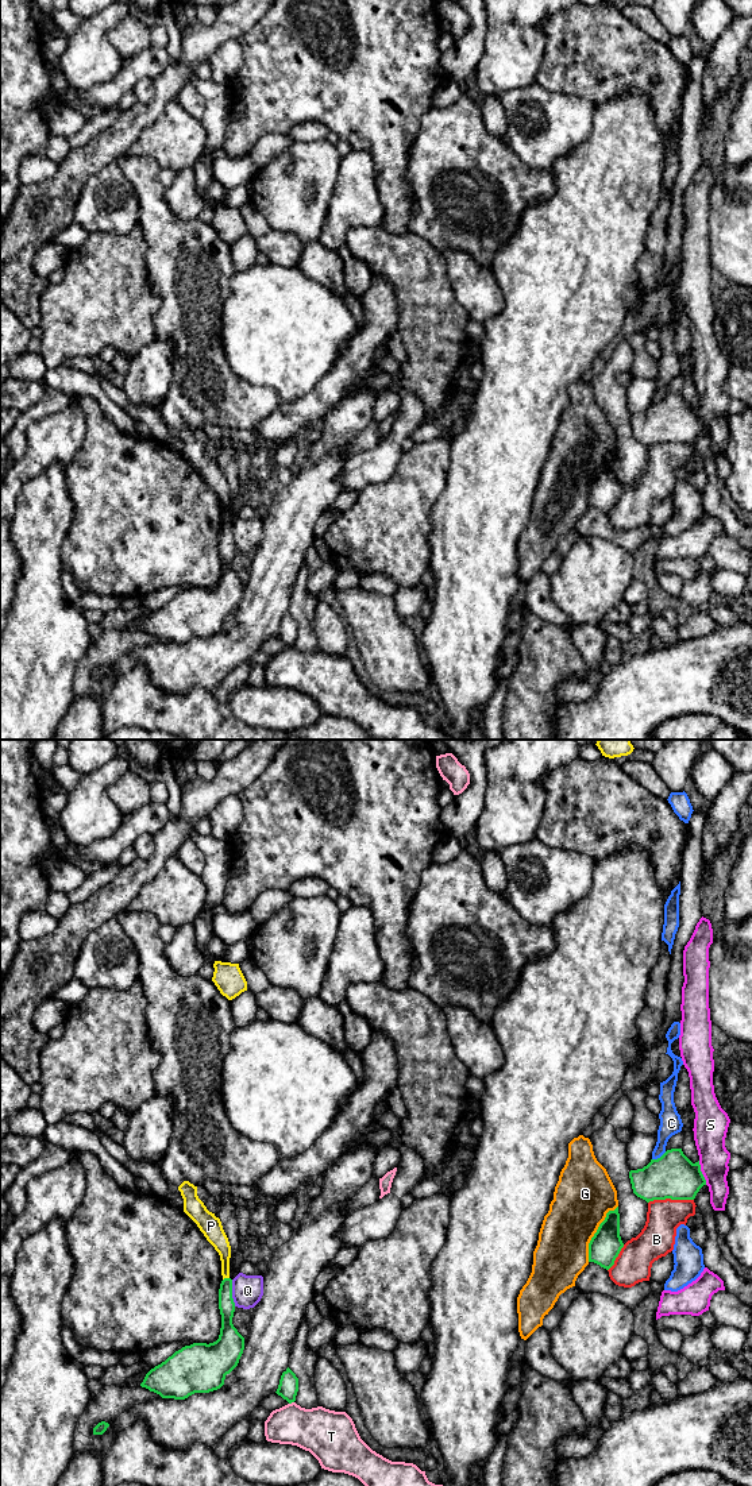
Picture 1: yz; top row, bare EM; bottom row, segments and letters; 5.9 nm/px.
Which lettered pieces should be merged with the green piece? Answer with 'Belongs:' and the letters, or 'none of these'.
Belongs: none of these

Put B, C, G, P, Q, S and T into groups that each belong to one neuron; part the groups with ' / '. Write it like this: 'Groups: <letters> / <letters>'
Groups: B / C / G / P S / Q / T

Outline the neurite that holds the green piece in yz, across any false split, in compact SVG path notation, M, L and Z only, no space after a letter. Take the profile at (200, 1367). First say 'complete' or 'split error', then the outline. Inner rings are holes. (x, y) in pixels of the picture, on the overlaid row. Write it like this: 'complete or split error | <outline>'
complete | M224 1278L220 1284L219 1309L221 1328L216 1342L182 1347L151 1369L140 1386L162 1398L174 1400L220 1389L225 1375L238 1366L244 1350L244 1338L232 1324L235 1302L231 1278Z

